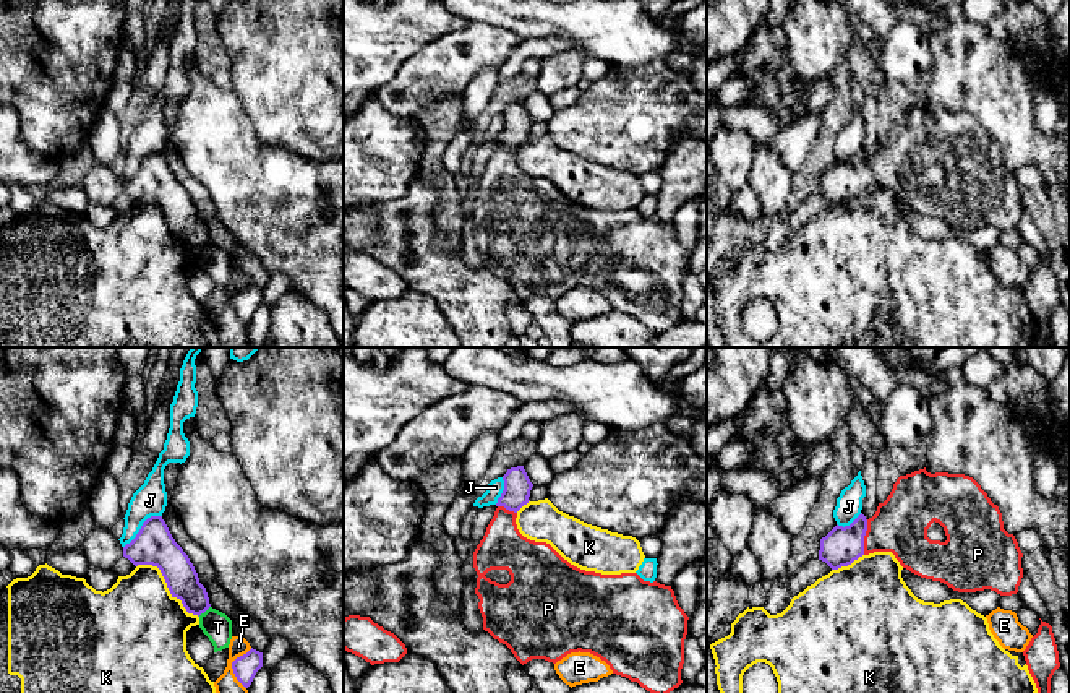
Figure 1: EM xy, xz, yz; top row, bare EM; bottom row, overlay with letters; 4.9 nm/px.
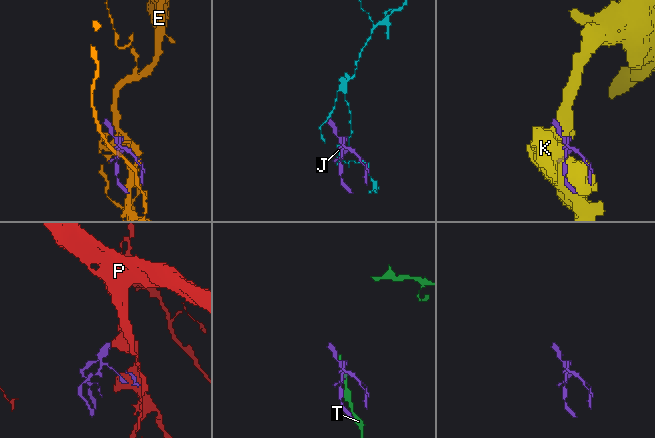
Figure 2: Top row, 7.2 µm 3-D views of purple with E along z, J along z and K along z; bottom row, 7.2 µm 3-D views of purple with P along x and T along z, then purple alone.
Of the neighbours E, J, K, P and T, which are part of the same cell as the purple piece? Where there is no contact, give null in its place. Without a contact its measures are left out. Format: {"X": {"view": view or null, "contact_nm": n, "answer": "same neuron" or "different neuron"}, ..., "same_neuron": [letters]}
{"E": {"view": "xy", "contact_nm": 220, "answer": "different neuron"}, "J": {"view": "xy", "contact_nm": 260, "answer": "different neuron"}, "K": {"view": "xy", "contact_nm": 400, "answer": "different neuron"}, "P": {"view": "yz", "contact_nm": 180, "answer": "same neuron"}, "T": {"view": "xy", "contact_nm": 80, "answer": "different neuron"}, "same_neuron": ["P"]}

